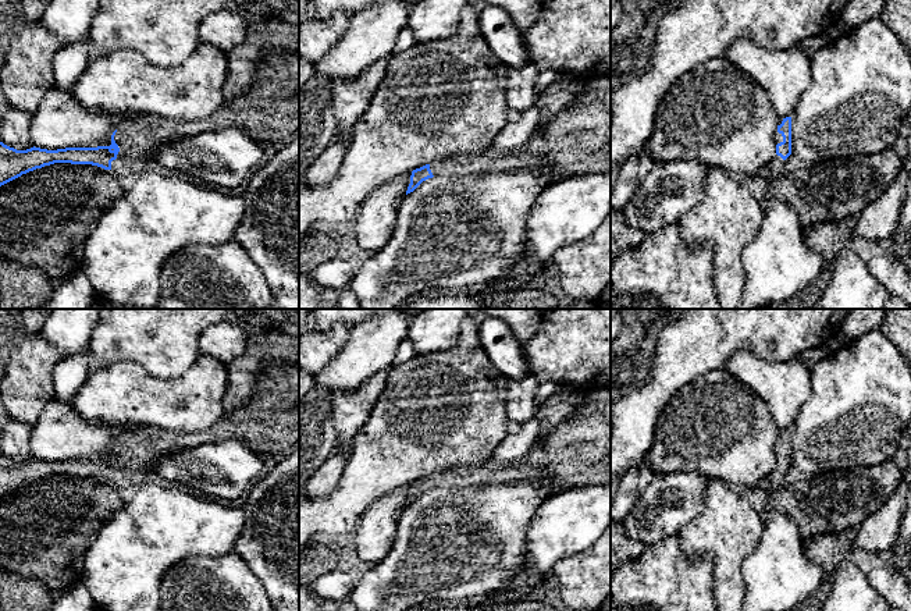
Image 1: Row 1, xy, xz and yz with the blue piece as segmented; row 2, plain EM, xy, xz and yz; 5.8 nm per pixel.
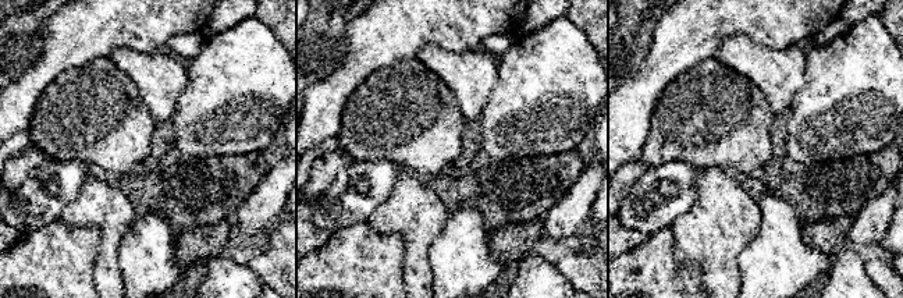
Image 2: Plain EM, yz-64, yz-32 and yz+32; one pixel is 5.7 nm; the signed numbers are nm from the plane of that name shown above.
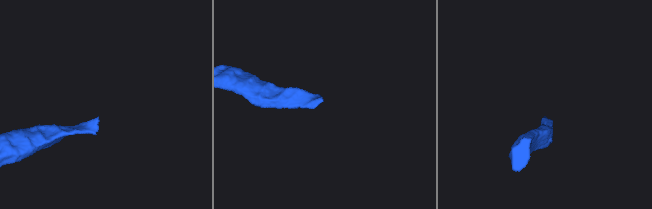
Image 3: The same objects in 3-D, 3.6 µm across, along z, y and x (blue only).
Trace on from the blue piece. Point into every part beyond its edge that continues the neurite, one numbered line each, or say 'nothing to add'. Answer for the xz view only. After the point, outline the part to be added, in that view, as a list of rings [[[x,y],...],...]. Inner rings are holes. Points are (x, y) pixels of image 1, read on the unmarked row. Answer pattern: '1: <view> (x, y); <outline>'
1: xz (576, 453); [[[611,384],[586,390],[570,416],[538,438],[520,462],[503,465],[487,459],[473,466],[433,473],[430,482],[434,489],[547,482],[552,495],[574,487],[611,484]]]

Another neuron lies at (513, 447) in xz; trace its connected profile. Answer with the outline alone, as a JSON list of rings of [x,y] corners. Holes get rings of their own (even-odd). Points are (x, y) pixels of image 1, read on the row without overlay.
[[[534,418],[520,426],[520,430],[506,437],[494,450],[490,459],[503,465],[520,462],[540,438],[540,423]]]

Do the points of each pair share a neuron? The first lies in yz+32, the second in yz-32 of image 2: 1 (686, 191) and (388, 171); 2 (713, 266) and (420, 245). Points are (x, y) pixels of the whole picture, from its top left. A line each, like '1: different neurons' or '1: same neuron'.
1: same neuron
2: same neuron

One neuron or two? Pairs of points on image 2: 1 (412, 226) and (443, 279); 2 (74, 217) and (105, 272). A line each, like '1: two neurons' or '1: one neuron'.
1: two neurons
2: one neuron

